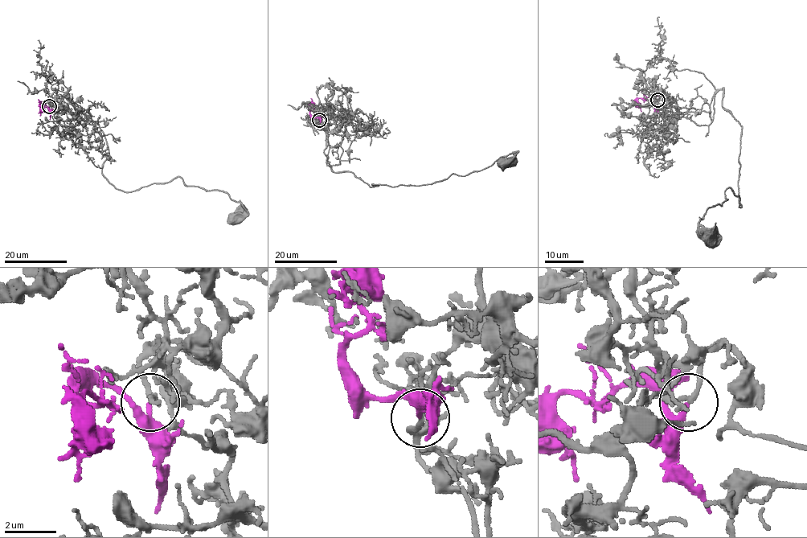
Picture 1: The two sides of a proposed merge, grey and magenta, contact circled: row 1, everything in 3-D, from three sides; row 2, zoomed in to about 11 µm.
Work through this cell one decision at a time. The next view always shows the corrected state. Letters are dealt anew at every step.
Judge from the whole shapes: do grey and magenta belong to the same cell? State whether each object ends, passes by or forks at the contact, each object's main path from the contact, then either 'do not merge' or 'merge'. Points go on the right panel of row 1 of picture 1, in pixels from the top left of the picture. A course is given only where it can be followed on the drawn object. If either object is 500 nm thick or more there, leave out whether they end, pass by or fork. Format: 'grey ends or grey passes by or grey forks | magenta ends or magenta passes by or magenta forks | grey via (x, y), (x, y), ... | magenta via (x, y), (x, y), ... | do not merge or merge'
grey passes by | magenta ends | grey via (657, 99), (699, 109), (723, 88), (742, 127), (742, 205), (729, 187), (711, 206), (699, 223), (710, 242) | magenta via (657, 99), (656, 101), (654, 97), (639, 98), (641, 111) | merge

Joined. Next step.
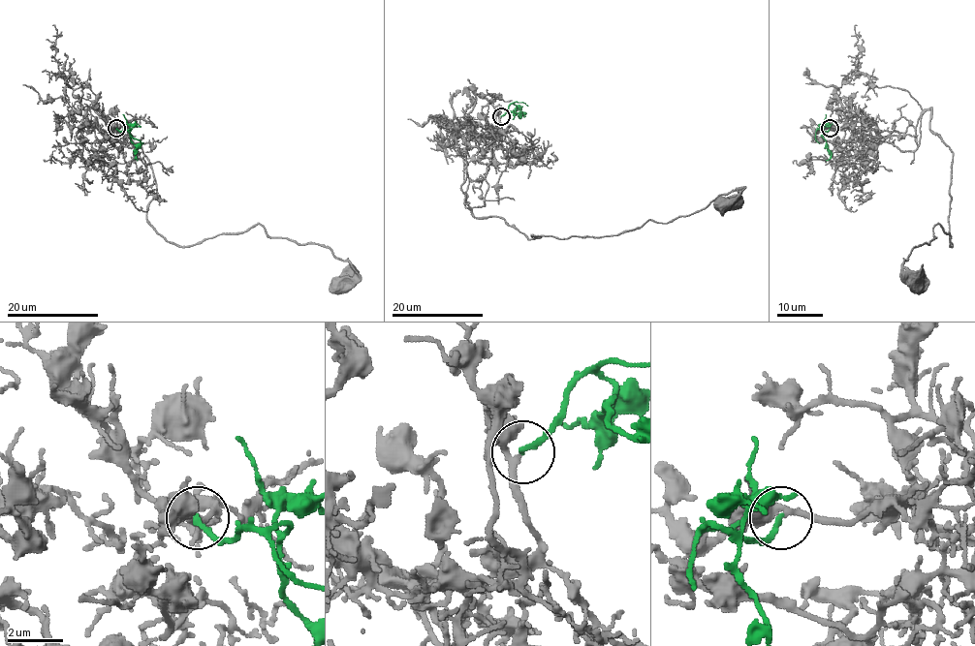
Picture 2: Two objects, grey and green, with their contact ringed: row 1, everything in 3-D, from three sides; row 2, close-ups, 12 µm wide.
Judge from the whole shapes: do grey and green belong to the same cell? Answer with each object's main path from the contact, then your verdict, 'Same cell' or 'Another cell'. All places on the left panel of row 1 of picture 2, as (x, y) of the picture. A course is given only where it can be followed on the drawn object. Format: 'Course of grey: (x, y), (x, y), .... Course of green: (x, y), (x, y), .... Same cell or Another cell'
Course of grey: (116, 128), (99, 110), (100, 150), (87, 110), (141, 148), (169, 241), (260, 224), (346, 260), (338, 287). Course of green: (116, 128), (120, 131), (130, 129), (138, 161). Same cell

